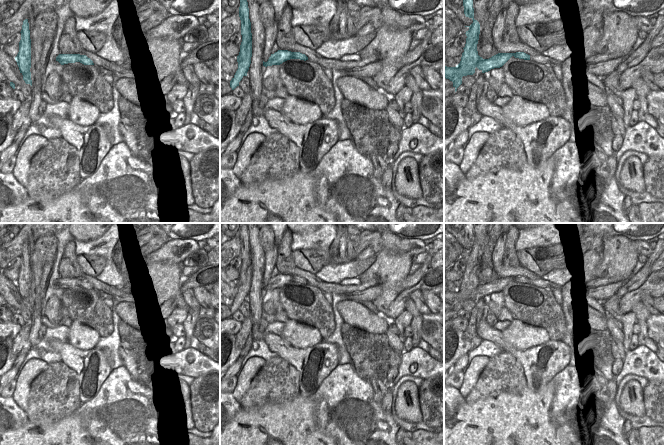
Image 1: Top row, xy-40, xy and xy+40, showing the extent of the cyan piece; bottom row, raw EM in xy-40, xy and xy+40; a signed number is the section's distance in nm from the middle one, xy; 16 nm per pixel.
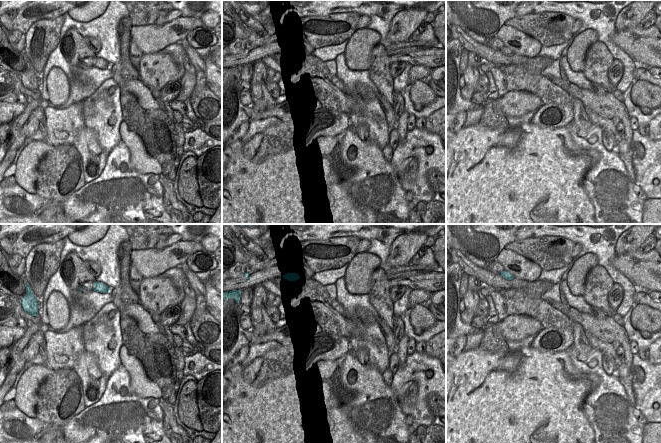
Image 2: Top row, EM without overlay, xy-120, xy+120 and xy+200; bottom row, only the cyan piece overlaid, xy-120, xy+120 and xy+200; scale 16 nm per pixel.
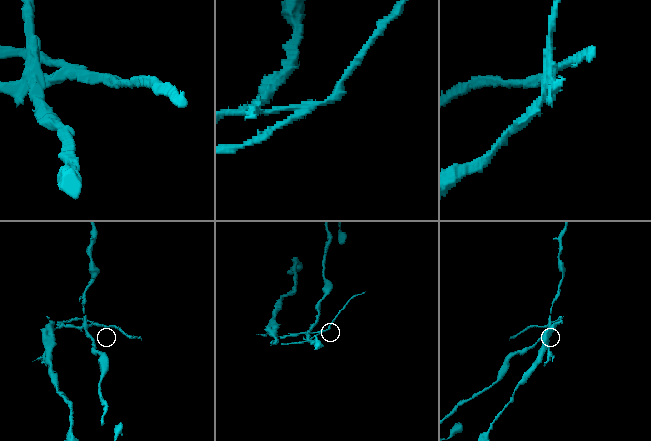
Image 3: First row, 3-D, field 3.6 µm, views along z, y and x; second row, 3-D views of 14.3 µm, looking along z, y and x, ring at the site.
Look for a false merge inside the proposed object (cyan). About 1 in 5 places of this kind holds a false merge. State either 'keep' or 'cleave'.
cleave

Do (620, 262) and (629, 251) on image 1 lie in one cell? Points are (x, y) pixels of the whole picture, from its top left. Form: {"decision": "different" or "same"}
{"decision": "same"}

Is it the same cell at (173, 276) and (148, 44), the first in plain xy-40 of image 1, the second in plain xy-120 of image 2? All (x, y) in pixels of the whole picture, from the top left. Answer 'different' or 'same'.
different

